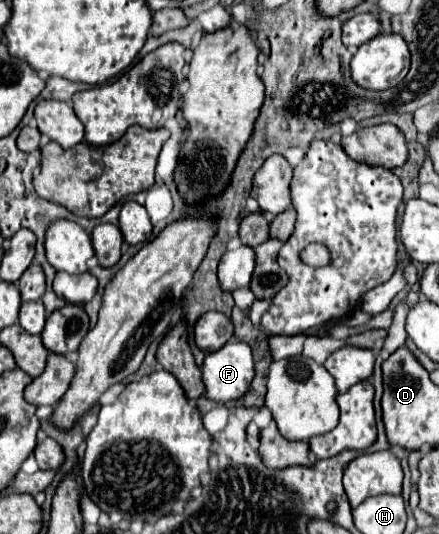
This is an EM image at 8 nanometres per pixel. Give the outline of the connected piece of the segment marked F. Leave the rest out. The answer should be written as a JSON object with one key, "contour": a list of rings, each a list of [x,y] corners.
{"contour":[[[227,342],[221,350],[205,356],[201,372],[209,400],[217,404],[239,400],[247,394],[255,376],[251,346],[245,342]]]}

